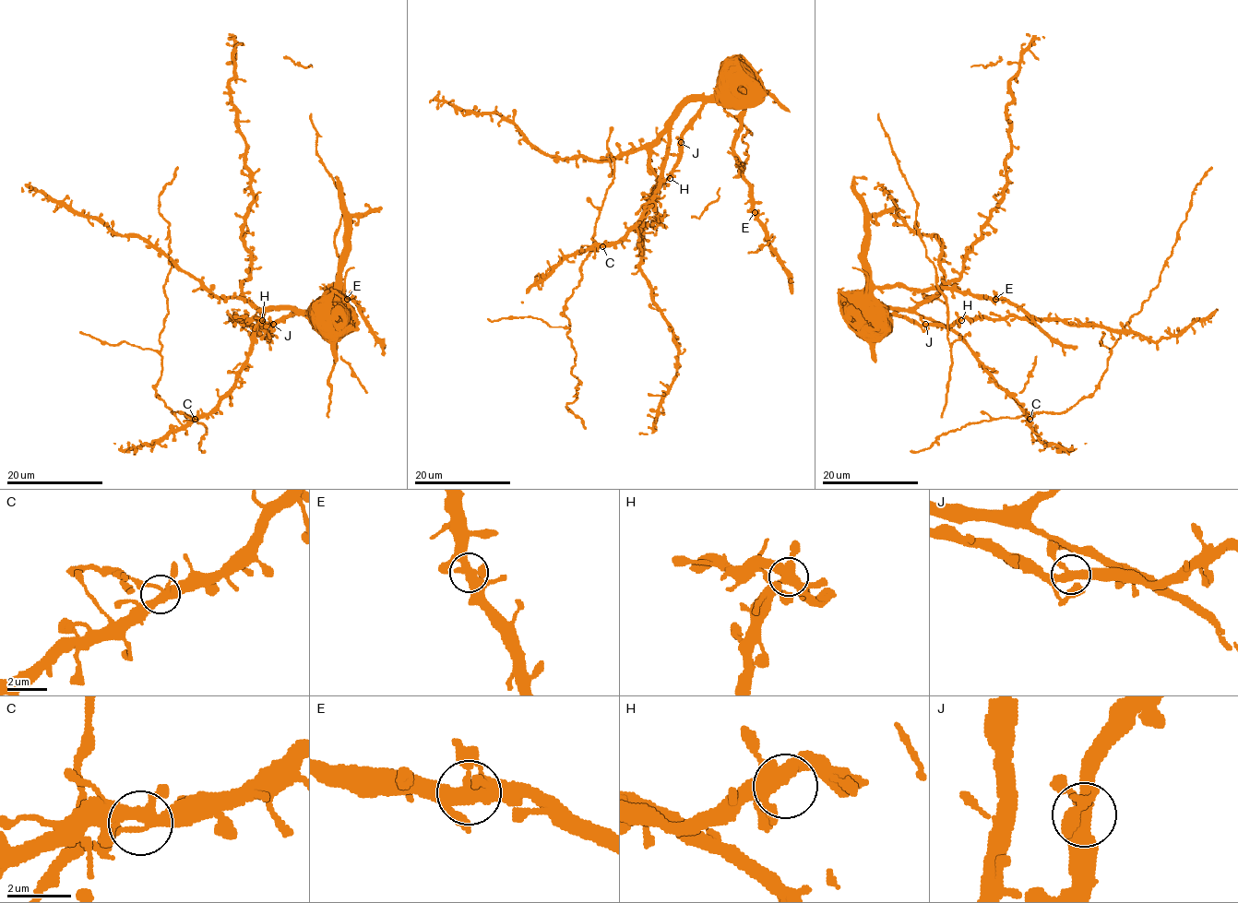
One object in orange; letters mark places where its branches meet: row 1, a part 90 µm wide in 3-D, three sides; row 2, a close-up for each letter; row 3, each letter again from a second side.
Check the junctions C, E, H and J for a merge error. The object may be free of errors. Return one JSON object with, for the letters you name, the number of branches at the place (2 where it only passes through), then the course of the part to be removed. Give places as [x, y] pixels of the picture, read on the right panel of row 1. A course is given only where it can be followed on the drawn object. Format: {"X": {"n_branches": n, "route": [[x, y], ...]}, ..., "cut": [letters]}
{"cut": []}

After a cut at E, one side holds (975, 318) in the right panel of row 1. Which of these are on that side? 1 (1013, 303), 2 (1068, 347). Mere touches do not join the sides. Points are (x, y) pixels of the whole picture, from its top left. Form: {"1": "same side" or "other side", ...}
{"1": "other side", "2": "other side"}

